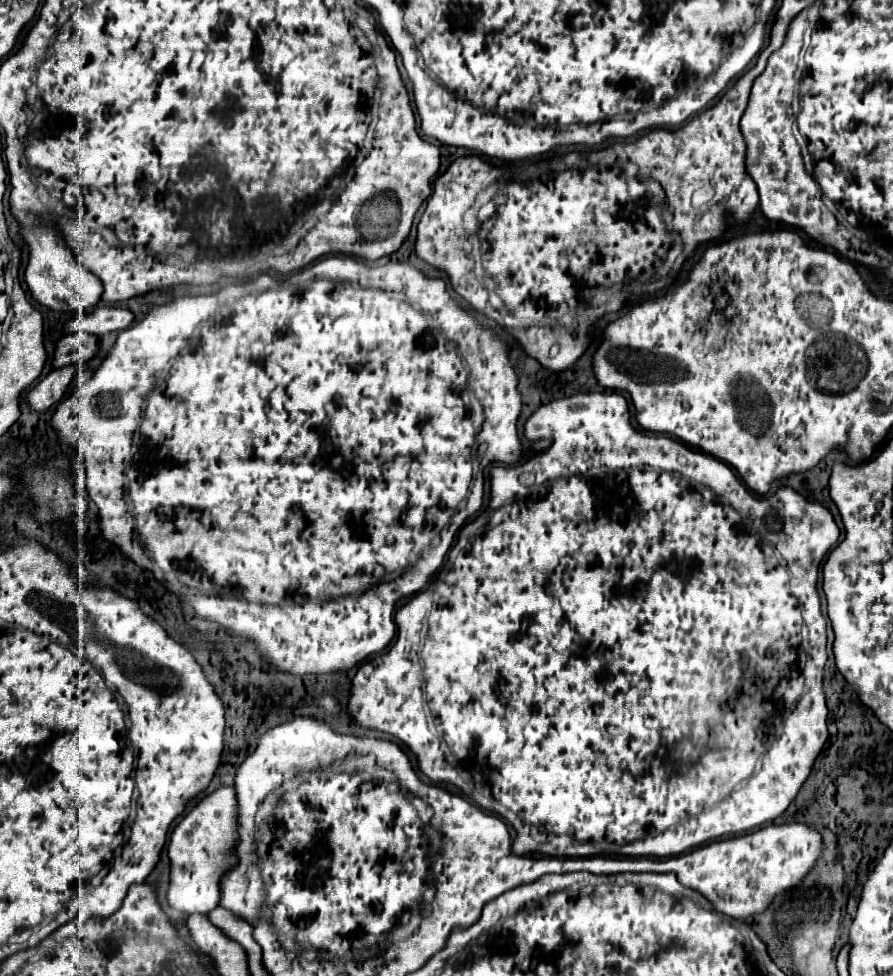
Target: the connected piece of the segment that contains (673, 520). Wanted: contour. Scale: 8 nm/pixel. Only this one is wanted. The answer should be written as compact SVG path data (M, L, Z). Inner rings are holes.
M580 393L550 401L550 405L540 407L526 421L524 437L528 441L548 439L550 447L530 457L522 465L492 469L490 505L460 531L460 539L466 541L466 547L458 551L450 569L436 579L434 595L432 591L422 591L401 607L394 616L398 632L396 643L386 653L380 653L376 655L376 659L360 665L360 669L356 671L352 679L352 697L348 703L354 721L364 727L392 733L410 747L410 751L418 757L422 773L426 773L434 783L452 783L470 799L474 799L482 809L494 811L504 817L516 829L514 851L518 851L518 855L540 851L552 857L672 857L722 835L744 833L768 821L774 821L794 801L800 785L810 775L814 759L828 739L828 709L822 689L822 677L818 677L820 669L824 669L826 663L826 619L820 609L816 583L824 555L836 545L840 537L840 529L834 523L832 513L820 503L806 501L790 487L780 487L770 497L754 495L734 475L734 471L726 467L726 463L706 453L692 451L680 439L672 439L668 435L650 435L648 431L634 429L630 425L628 403L618 393ZM428 613L428 633L422 649L424 687L438 737L428 729L424 711L426 697L422 691L422 667L418 657L420 629ZM800 647L804 655L796 651ZM490 663L494 663L494 675L478 673L480 669L492 667ZM766 723L768 749L764 745L762 729L762 725ZM438 739L446 741L448 753L452 757L444 755ZM458 763L462 763L462 773L456 769ZM757 773L758 781L746 783L750 775Z

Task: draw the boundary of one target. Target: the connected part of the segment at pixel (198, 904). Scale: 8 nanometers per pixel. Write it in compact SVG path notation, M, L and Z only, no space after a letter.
M220 787L196 803L196 807L176 825L170 835L170 885L166 901L172 909L186 915L210 913L220 899L218 879L234 867L234 835L236 835L236 793L234 787Z

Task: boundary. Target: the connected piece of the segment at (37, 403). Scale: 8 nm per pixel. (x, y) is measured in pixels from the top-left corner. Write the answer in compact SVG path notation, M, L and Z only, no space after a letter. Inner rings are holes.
M66 365L66 367L60 367L60 369L54 369L52 373L48 373L38 385L34 385L28 395L26 395L26 401L30 405L32 411L46 411L48 407L56 405L66 387L72 383L74 375L78 373L78 367L76 365Z

